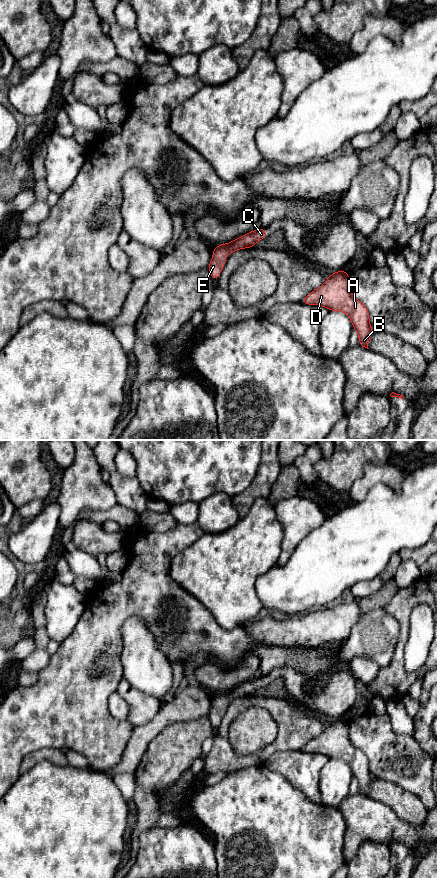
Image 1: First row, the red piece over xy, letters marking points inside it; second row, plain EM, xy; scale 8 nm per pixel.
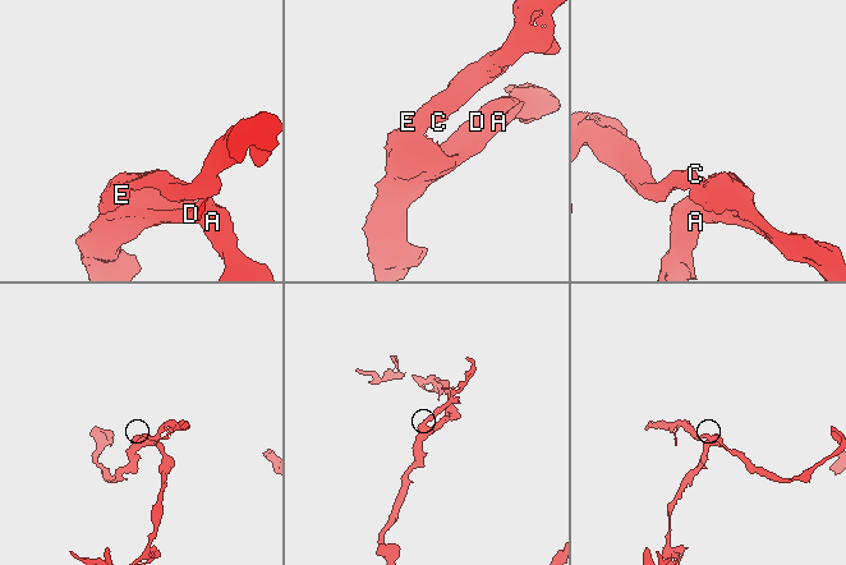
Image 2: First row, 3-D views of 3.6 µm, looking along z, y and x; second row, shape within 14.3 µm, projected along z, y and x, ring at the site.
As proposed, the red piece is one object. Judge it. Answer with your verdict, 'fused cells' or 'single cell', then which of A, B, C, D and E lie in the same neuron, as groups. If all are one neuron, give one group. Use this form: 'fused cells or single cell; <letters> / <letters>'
single cell; A B C D E

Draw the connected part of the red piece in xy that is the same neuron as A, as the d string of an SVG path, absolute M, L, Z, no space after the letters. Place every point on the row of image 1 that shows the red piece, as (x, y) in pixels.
M342 270L329 275L326 282L309 293L301 301L303 304L321 305L328 310L341 311L349 316L353 328L359 334L359 344L368 348L372 334L369 323L369 312L364 304L358 301L349 291L349 273Z

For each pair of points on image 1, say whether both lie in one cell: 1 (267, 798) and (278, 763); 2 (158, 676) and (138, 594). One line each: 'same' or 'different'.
1: different
2: different

